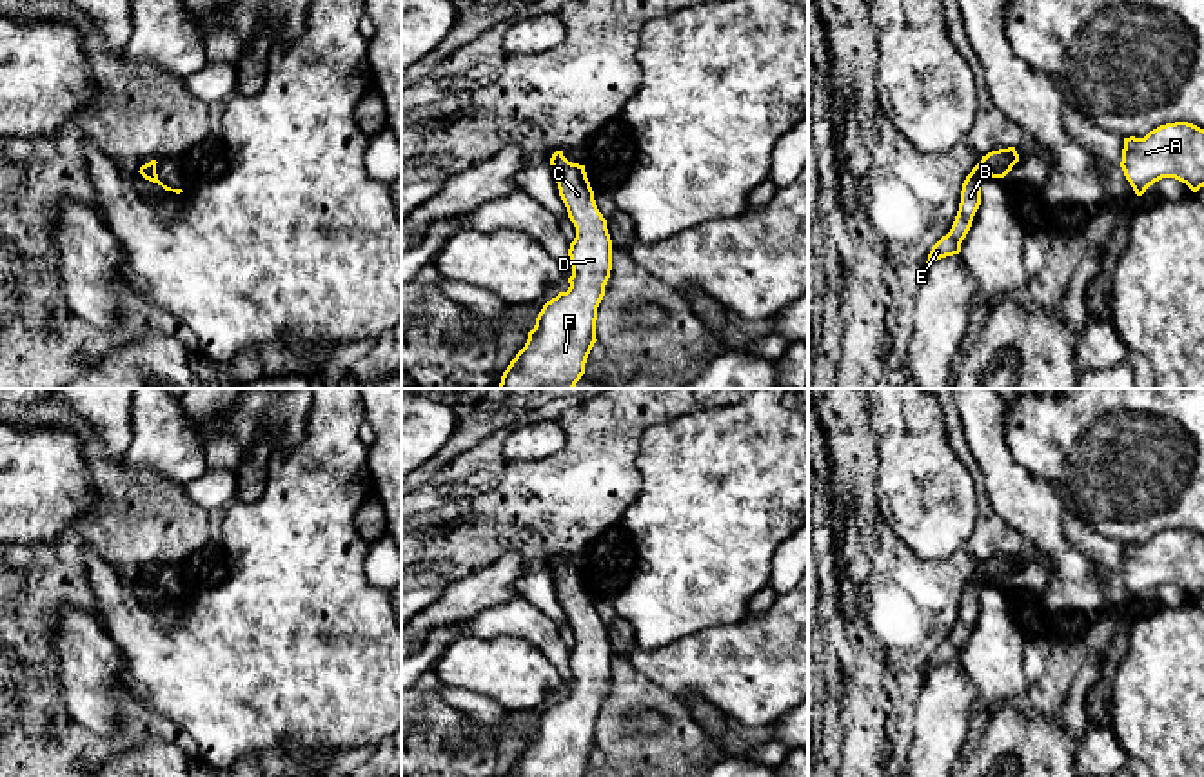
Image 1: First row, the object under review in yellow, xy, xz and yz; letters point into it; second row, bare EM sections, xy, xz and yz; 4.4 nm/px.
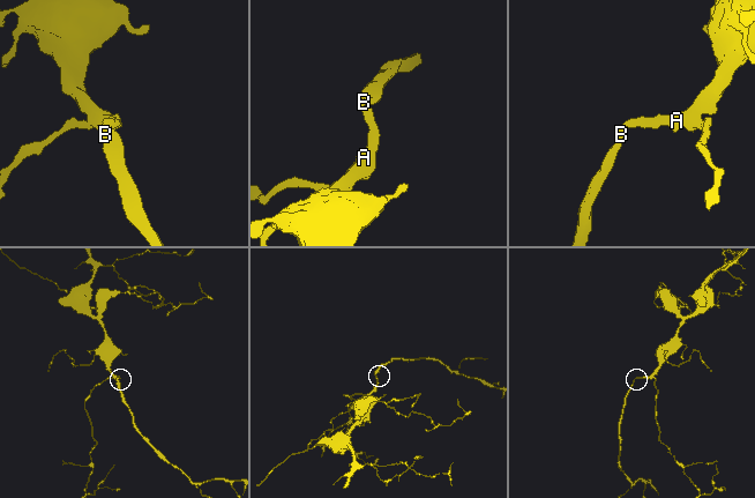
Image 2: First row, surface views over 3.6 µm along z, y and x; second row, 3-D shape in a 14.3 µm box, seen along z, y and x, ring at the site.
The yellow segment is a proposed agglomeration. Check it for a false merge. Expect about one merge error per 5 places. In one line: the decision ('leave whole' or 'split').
leave whole

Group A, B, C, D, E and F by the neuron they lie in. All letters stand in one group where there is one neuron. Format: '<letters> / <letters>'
A B C D E F

